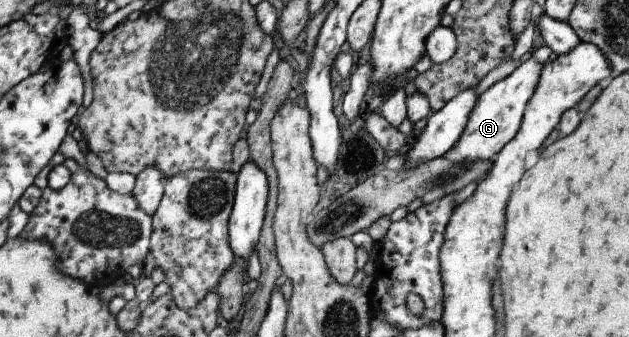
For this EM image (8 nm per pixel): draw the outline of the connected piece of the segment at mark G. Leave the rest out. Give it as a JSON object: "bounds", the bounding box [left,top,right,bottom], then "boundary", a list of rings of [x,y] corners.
{"bounds":[442,58,543,163],"boundary":[[[531,58],[520,63],[507,77],[497,80],[481,93],[469,112],[463,133],[459,139],[442,155],[451,163],[473,163],[489,160],[517,133],[524,105],[536,88],[543,64]]]}

